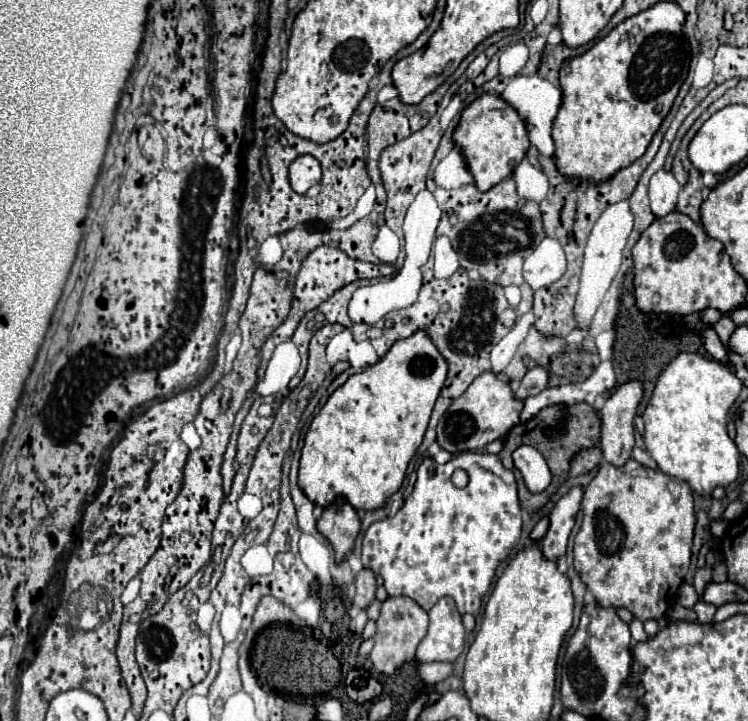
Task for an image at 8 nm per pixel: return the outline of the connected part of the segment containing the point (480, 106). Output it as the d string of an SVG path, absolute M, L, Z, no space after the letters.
M482 93L462 111L460 123L454 129L454 143L462 149L462 155L466 157L468 169L474 175L476 187L480 191L488 191L502 179L510 177L530 147L528 127L524 119L520 119L516 109L500 95L490 93Z

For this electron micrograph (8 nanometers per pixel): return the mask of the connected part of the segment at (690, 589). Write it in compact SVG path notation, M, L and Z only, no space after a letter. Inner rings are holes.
M684 582L678 590L678 603L686 608L692 608L699 600L693 585Z

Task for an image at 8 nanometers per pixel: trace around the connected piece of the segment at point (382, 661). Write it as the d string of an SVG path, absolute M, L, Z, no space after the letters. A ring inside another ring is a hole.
M388 597L382 603L382 611L380 611L376 625L378 625L378 629L374 635L374 649L370 653L370 661L378 673L394 675L396 669L400 669L406 661L410 661L414 657L416 647L420 645L420 641L426 635L428 615L422 607L418 607L408 597Z

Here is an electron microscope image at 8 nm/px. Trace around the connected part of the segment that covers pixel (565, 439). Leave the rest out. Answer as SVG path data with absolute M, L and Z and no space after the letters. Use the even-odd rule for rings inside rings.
M576 403L576 405L552 405L542 409L534 419L526 421L526 423L518 423L516 427L510 429L510 435L504 439L504 449L498 453L498 457L502 459L506 469L516 469L514 461L512 461L512 453L520 447L520 445L530 445L534 449L538 449L544 459L548 461L548 467L552 471L552 483L546 491L532 495L526 487L524 487L524 479L520 473L516 473L518 477L518 497L520 497L520 507L526 509L528 513L534 513L538 509L542 509L548 499L554 495L554 491L566 481L568 475L568 457L572 457L576 451L580 449L588 449L594 447L600 439L600 429L602 429L602 419L598 415L598 411L588 405L588 403ZM548 431L556 431L556 433L548 433Z

